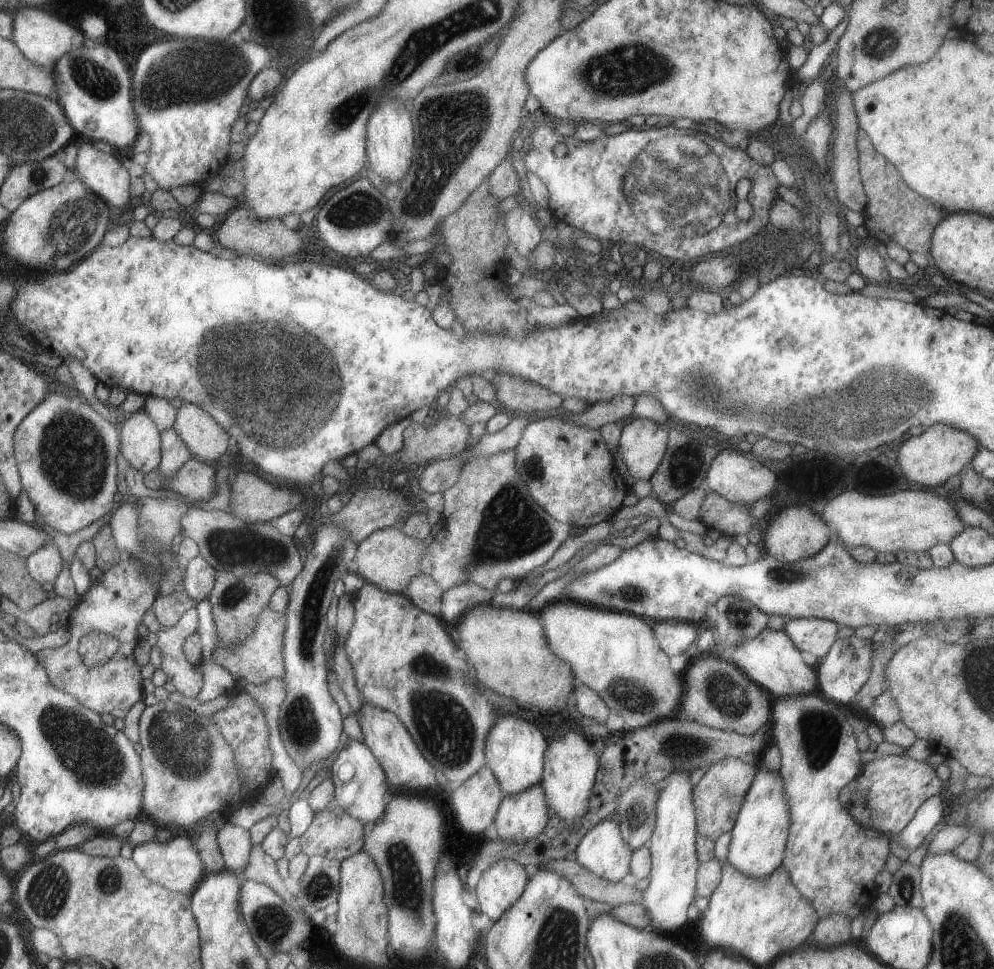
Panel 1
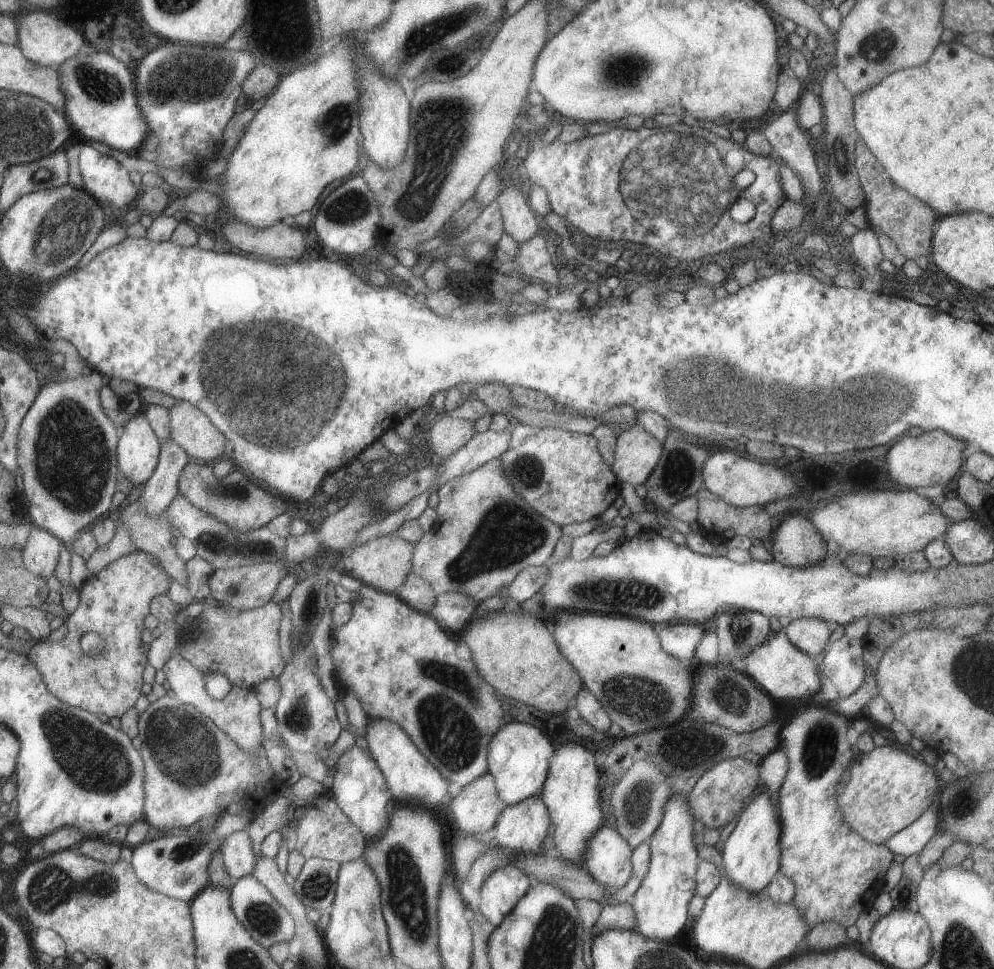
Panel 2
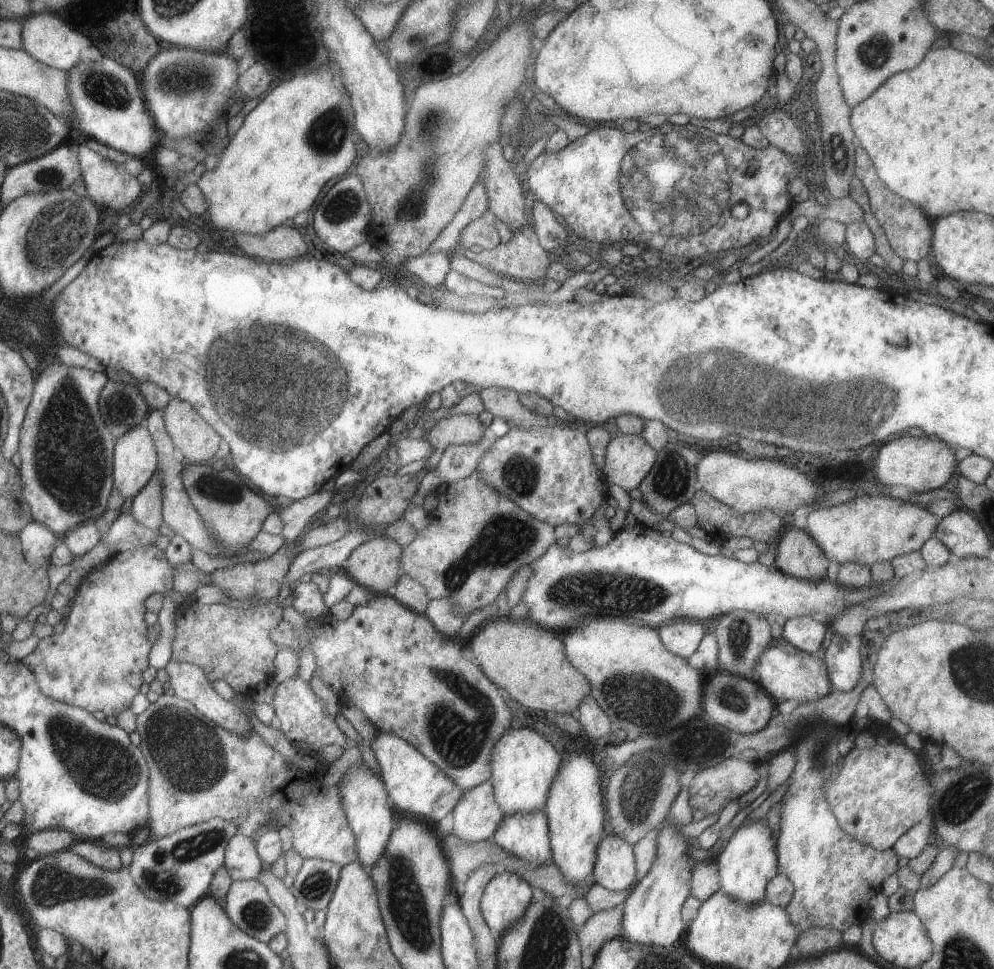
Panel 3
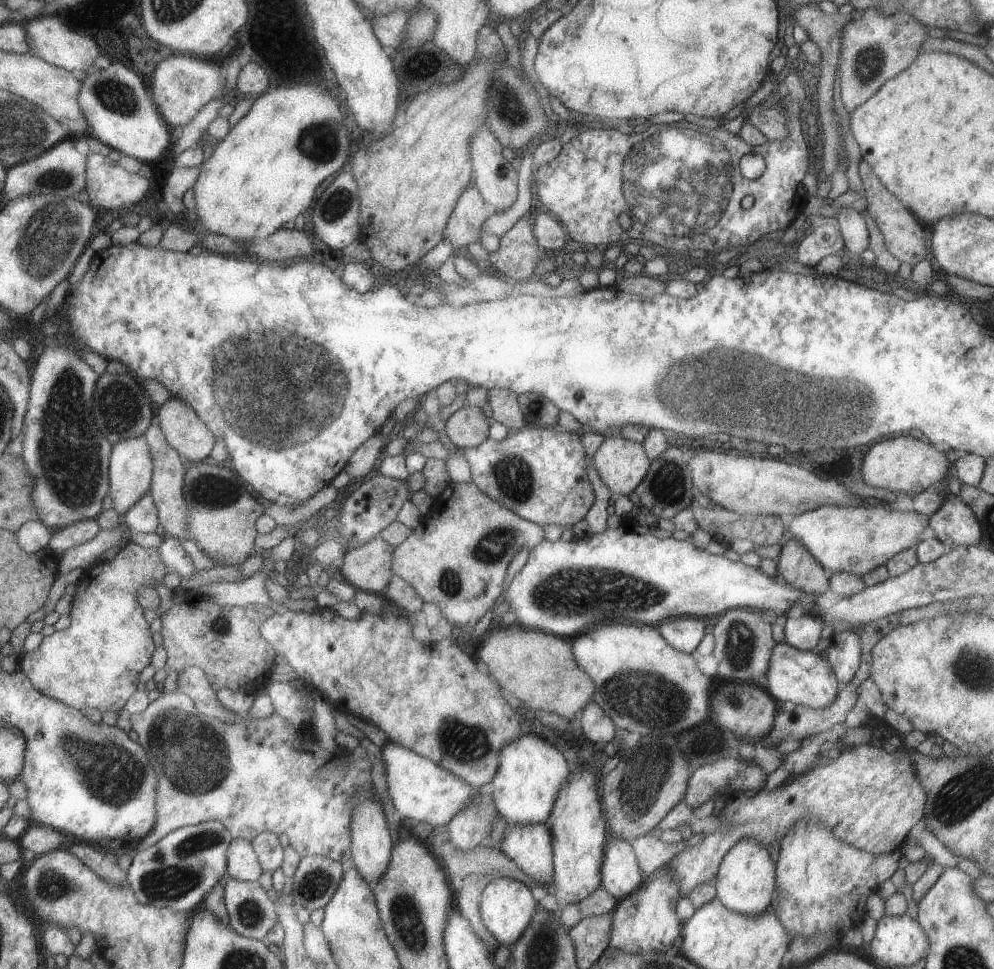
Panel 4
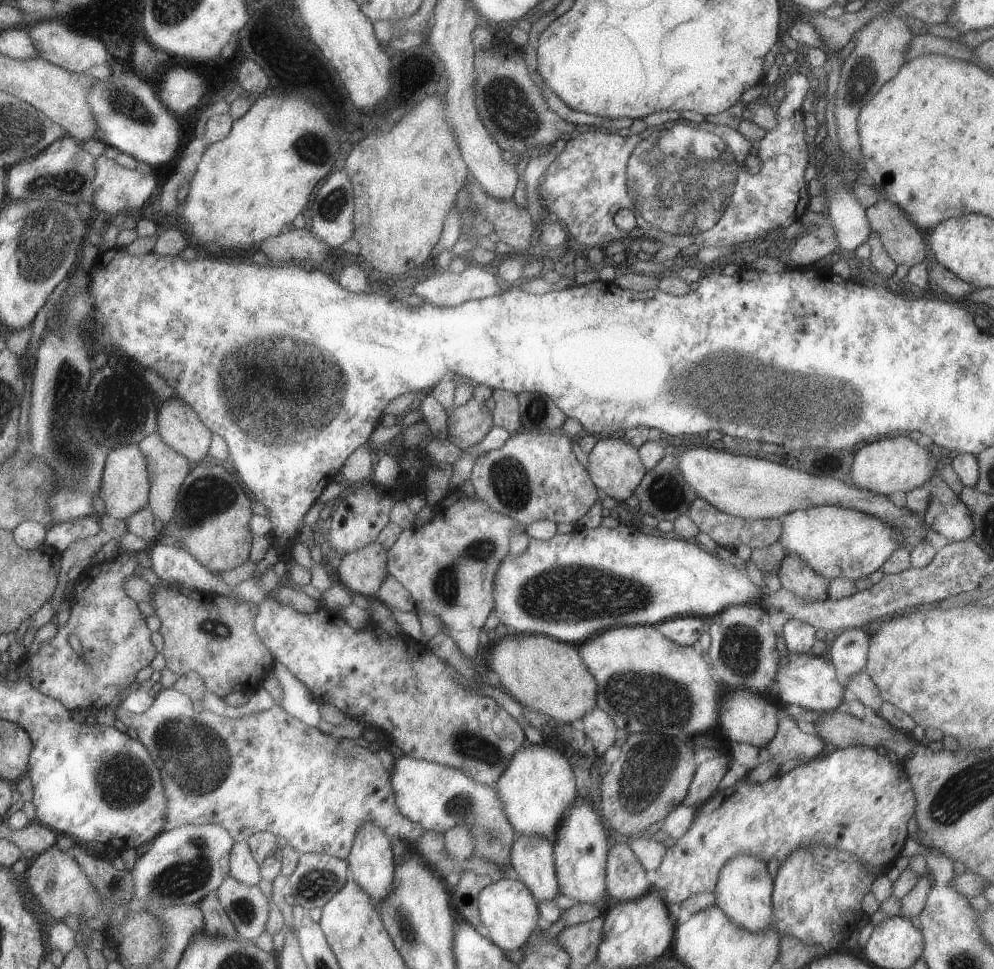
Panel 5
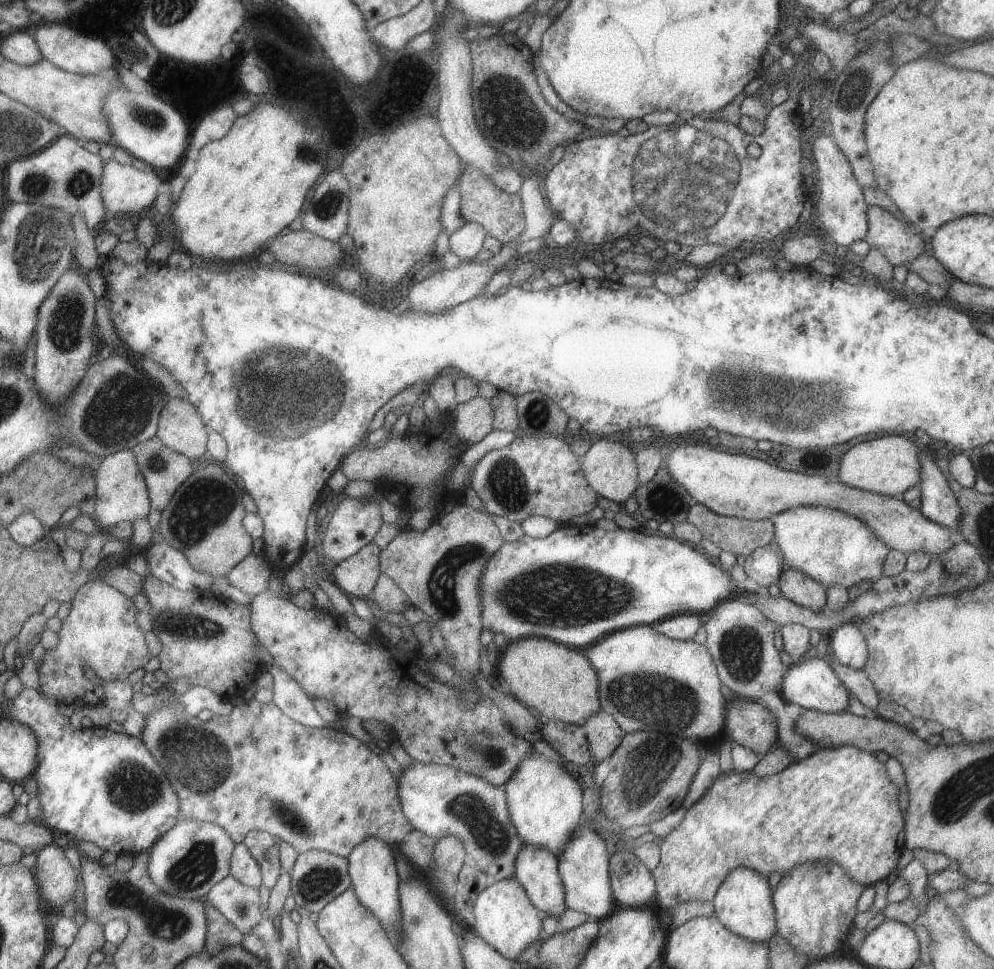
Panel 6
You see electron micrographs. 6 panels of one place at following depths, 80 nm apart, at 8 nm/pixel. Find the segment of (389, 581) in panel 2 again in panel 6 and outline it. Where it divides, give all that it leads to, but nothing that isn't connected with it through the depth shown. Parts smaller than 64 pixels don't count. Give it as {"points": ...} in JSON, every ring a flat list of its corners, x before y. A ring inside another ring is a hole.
{"points":[[371,543,362,546,355,555,330,567,334,582,349,597,366,600,381,574,380,548]]}

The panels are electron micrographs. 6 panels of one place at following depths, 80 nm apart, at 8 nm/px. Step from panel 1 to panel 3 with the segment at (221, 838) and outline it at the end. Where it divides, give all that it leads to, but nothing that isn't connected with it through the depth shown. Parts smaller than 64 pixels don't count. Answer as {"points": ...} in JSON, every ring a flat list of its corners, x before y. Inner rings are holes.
{"points":[[236,832,226,842,222,864,232,881,255,879,261,870,261,863,251,837]]}

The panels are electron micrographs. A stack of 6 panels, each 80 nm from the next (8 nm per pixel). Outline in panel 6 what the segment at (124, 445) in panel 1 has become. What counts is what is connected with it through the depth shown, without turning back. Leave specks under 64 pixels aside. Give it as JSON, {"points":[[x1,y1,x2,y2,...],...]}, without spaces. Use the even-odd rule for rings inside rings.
{"points":[[132,449,117,451,103,457,94,472,94,481,96,503,91,516,102,532,106,532,108,526,118,522,131,523,136,518,146,518,150,509,148,490]]}

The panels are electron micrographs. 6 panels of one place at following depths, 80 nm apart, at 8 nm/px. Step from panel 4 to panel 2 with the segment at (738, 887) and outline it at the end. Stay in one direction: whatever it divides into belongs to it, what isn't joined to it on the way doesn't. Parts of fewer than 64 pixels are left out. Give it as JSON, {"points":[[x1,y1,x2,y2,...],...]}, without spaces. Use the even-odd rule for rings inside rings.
{"points":[[764,785,763,787,764,789,743,808,720,852,726,879,750,893,758,893,765,889,780,865,781,823,778,802,774,805,770,794]]}

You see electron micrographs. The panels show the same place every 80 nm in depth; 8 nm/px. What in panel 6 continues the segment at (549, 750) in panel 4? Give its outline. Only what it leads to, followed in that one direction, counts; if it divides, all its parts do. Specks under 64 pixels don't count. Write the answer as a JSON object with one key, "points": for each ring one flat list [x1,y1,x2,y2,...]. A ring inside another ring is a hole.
{"points":[[529,755,517,763,513,774,499,786,506,794,506,803,508,804,508,815,511,824,515,827,517,834,523,843,533,845,534,847,546,848,555,856,563,847,565,841,576,831,576,826,583,821,581,812,581,790,576,781,575,771,567,764,565,766,549,760,543,755]]}

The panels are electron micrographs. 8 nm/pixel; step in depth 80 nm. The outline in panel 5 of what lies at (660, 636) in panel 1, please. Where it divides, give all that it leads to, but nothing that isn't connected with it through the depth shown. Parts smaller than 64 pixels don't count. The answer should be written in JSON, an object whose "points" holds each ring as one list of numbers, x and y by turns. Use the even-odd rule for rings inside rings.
{"points":[[679,616,654,624,665,638,682,647,692,647,705,632,703,617]]}

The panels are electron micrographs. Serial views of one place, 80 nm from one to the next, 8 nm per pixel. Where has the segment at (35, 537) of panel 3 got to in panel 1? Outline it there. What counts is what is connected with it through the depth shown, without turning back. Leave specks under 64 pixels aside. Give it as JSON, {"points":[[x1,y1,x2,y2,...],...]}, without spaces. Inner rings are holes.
{"points":[[53,542,45,543,25,560,29,576,40,585,44,582,53,582,63,566,57,547]]}

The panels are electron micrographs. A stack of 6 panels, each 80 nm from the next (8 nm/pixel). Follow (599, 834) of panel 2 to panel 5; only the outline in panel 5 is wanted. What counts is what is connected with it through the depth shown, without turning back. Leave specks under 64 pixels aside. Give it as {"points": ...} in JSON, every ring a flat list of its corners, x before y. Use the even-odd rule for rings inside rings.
{"points":[[618,841,606,852,605,888,606,895,612,902,625,903,626,900,643,896,651,890,650,882,646,877,648,872,639,864,637,857,628,845,628,841]]}

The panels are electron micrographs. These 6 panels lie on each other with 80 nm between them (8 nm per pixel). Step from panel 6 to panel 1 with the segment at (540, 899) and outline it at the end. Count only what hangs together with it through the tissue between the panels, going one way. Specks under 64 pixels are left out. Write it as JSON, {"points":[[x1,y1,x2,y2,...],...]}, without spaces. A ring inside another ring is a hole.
{"points":[[540,783,499,801,493,824,501,840,531,840,544,829,549,808]]}

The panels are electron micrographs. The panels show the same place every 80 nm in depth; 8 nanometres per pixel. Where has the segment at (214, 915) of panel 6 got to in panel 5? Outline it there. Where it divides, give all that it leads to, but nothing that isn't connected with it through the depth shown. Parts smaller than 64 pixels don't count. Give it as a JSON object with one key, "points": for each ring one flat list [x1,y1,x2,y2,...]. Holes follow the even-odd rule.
{"points":[[215,891,206,894,197,905,204,920,204,928,208,933,231,938,237,936,235,927,221,906]]}

